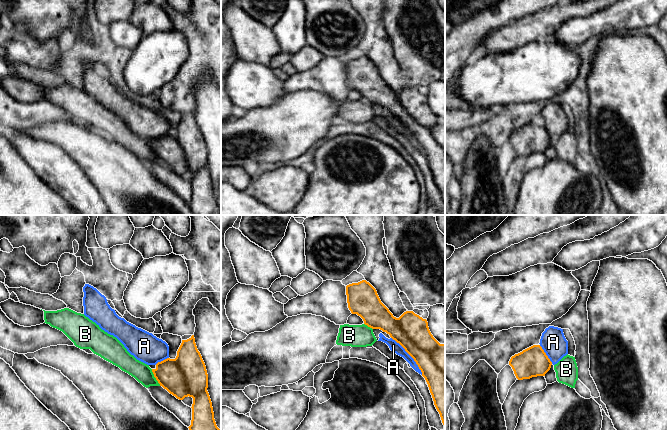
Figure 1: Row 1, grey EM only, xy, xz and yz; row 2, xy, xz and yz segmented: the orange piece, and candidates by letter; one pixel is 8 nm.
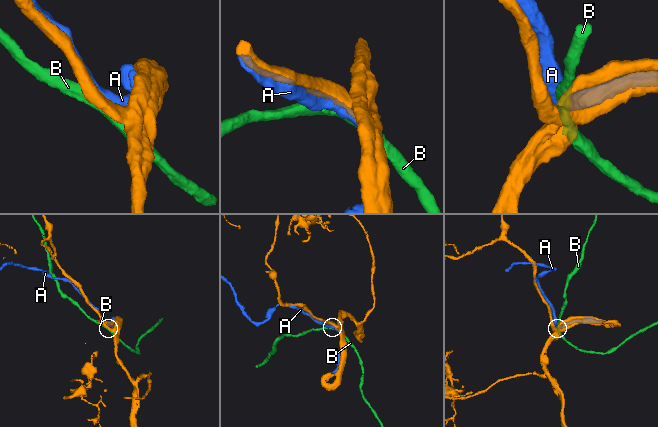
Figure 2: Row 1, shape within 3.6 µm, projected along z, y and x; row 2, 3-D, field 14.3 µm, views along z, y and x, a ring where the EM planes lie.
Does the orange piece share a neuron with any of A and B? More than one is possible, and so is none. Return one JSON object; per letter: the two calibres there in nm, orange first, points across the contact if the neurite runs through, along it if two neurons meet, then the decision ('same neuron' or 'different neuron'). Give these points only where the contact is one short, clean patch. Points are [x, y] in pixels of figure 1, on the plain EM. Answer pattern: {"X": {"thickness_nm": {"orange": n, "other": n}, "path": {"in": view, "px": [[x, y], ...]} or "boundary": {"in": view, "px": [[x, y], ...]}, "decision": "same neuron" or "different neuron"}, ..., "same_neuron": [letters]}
{"A": {"thickness_nm": {"orange": 300, "other": 80}, "decision": "same neuron"}, "B": {"thickness_nm": {"orange": 320, "other": 150}, "decision": "different neuron"}, "same_neuron": ["A"]}

